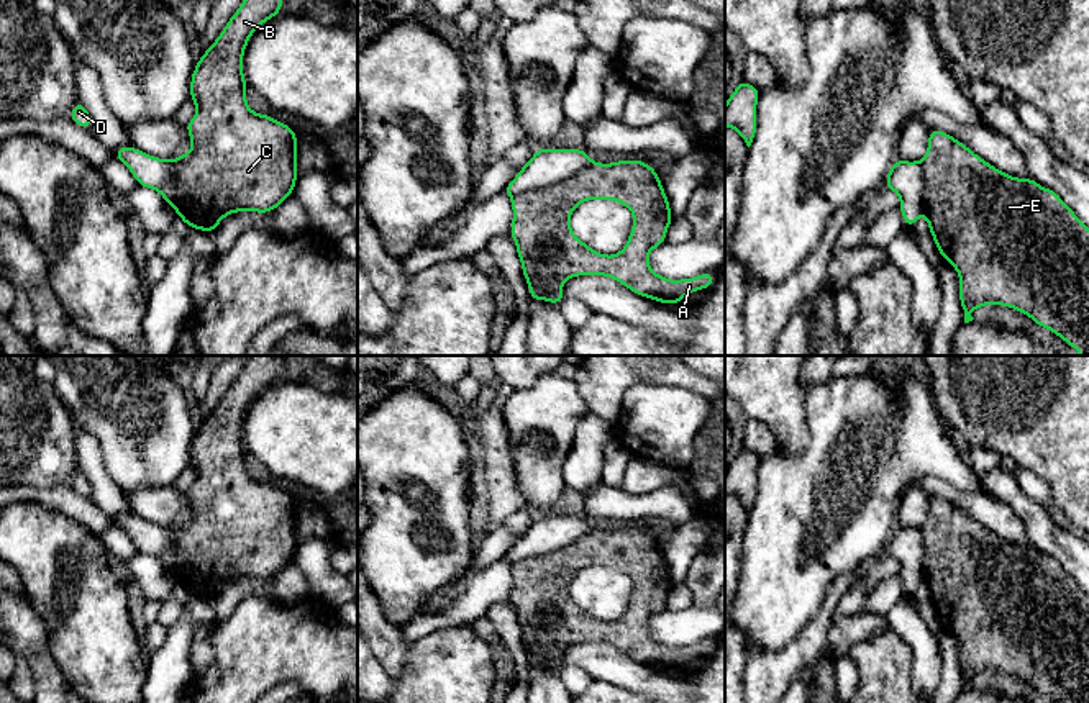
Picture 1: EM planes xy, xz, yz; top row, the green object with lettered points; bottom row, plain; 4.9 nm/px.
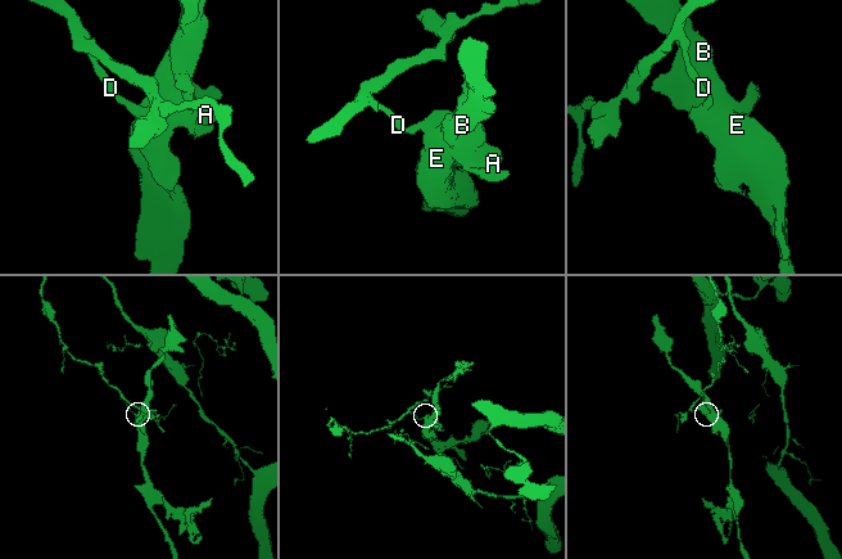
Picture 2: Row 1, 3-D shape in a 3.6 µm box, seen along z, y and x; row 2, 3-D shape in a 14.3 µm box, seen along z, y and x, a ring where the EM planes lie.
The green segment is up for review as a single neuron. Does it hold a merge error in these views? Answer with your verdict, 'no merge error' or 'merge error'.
merge error

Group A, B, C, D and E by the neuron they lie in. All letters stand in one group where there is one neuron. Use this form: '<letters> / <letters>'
A B C E / D

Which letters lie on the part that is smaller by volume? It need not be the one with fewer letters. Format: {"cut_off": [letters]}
{"cut_off": ["A", "B", "C", "E"]}

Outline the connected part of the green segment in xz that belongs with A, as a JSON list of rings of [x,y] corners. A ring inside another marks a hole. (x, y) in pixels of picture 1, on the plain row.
[[[636,524],[612,531],[592,529],[571,546],[513,564],[512,577],[510,603],[515,608],[531,667],[559,672],[564,667],[563,649],[579,642],[605,642],[636,662],[669,672],[679,672],[686,662],[713,652],[713,639],[705,639],[692,646],[671,647],[658,642],[649,634],[648,623],[654,615],[666,610],[672,578],[658,539]],[[599,565],[618,569],[633,578],[633,593],[628,608],[615,623],[594,618],[569,593],[571,580],[582,569]]]

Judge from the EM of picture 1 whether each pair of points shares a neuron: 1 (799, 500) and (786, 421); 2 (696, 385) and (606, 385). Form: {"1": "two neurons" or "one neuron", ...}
{"1": "two neurons", "2": "one neuron"}

